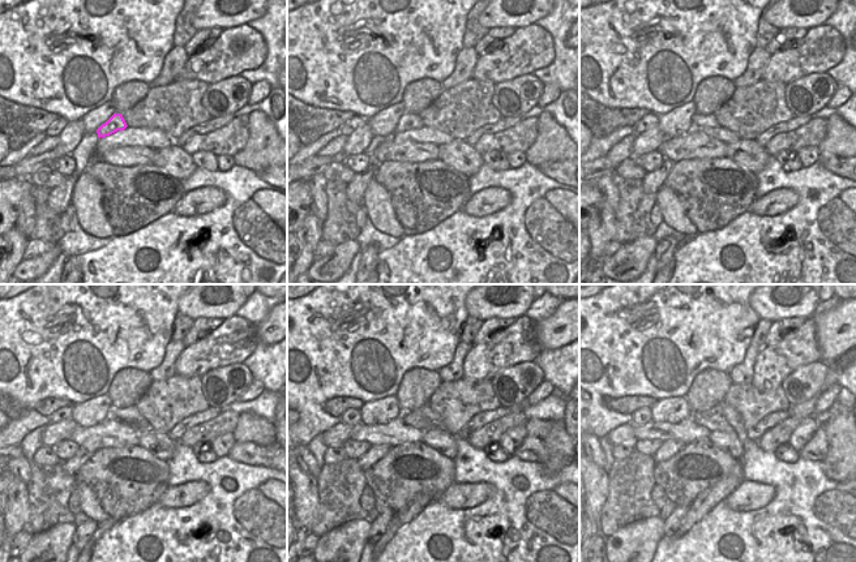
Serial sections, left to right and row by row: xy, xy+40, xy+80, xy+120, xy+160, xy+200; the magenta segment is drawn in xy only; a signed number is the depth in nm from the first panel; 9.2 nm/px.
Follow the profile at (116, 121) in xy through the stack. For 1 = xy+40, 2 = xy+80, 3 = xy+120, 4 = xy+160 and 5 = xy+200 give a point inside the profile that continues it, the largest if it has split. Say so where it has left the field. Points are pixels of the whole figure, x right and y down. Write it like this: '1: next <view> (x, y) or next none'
1: next xy+40 (409, 121)
2: next xy+80 (700, 121)
3: next xy+120 (127, 415)
4: next xy+160 (426, 411)
5: next xy+200 (732, 416)

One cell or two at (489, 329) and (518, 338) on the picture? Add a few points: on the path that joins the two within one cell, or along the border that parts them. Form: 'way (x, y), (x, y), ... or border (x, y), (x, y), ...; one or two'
border (516, 318), (488, 340), (474, 346); two

